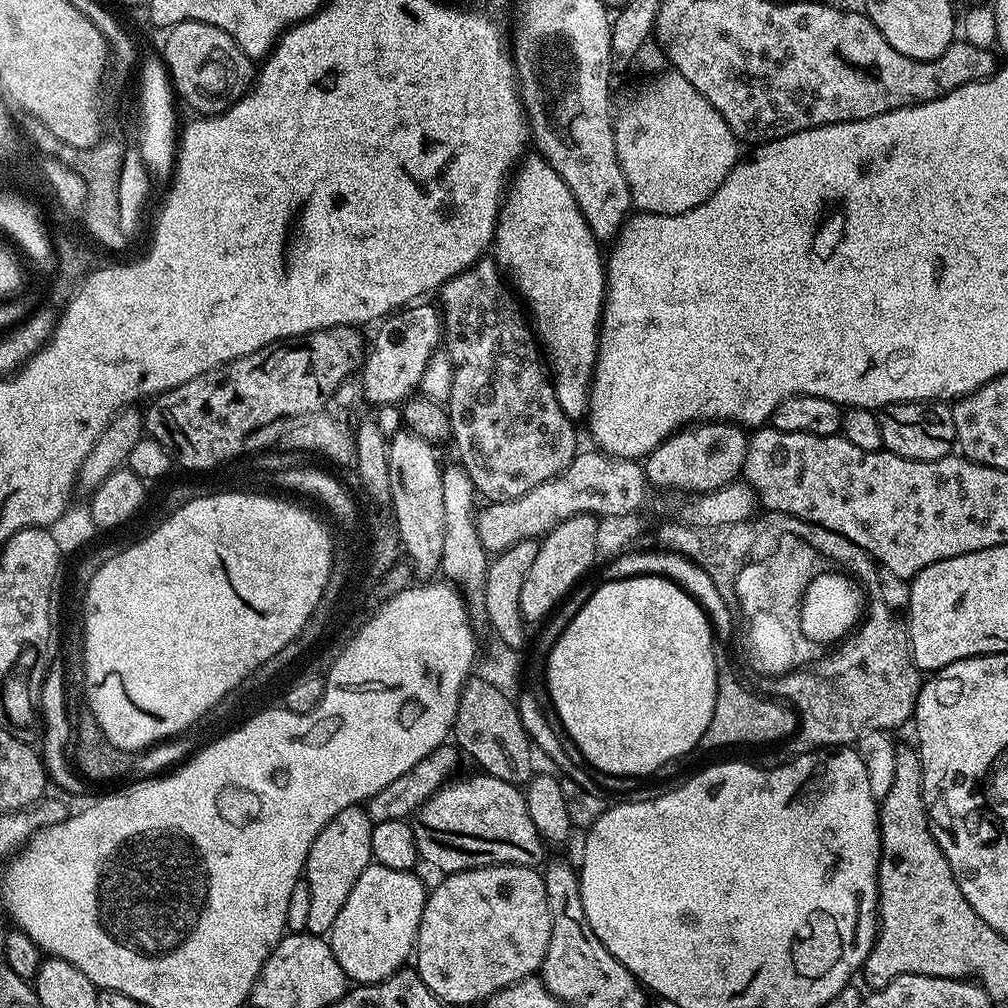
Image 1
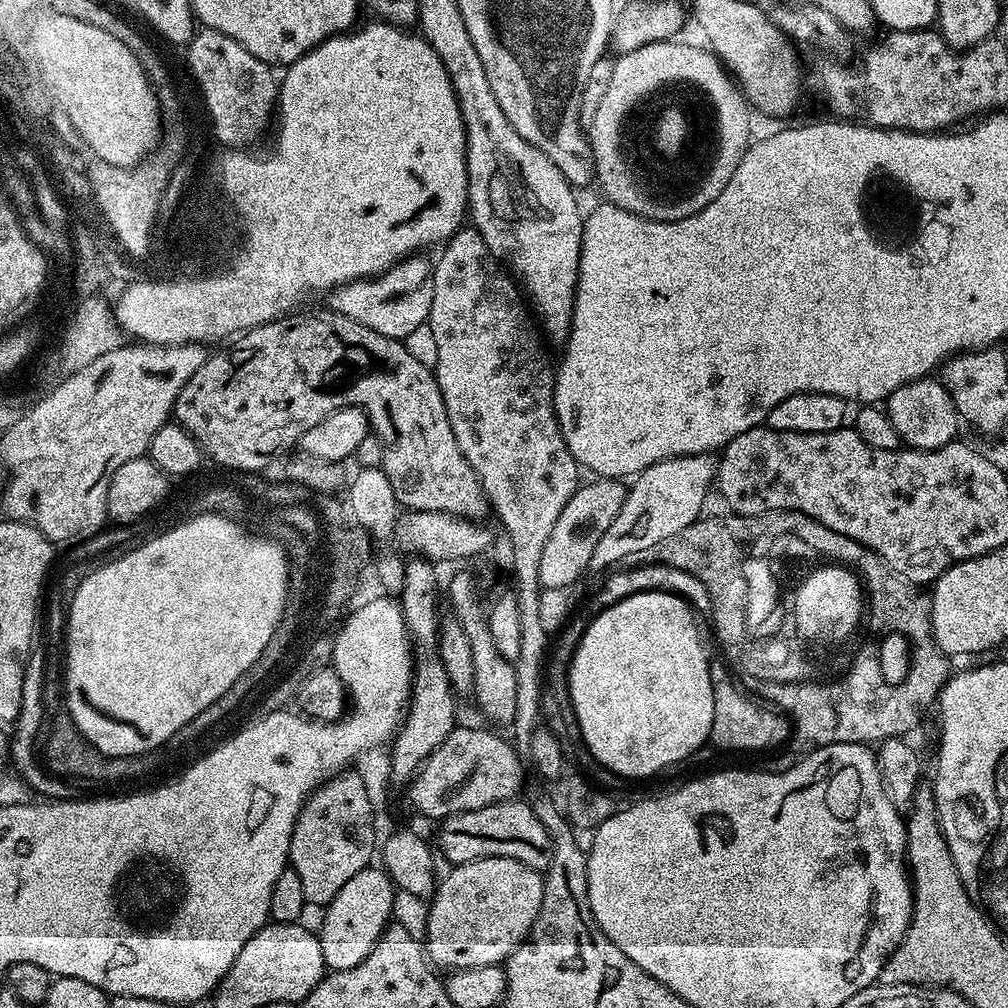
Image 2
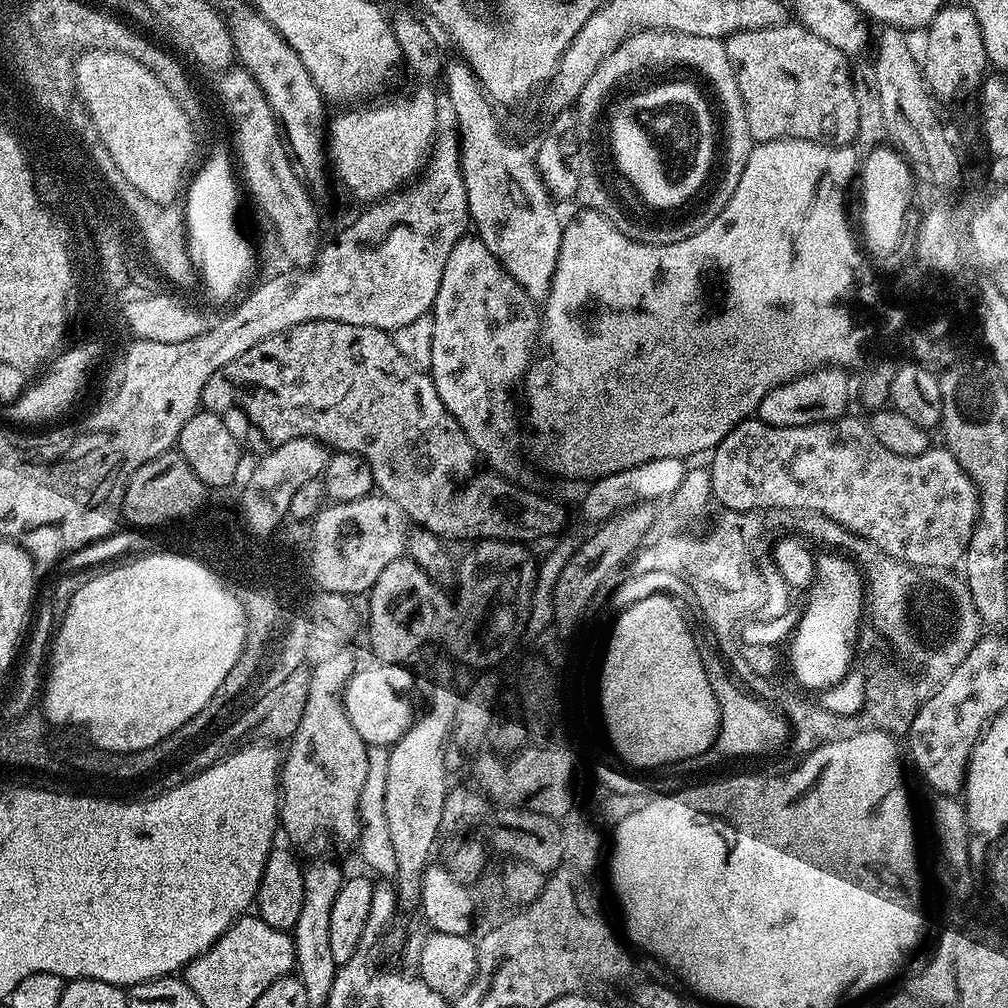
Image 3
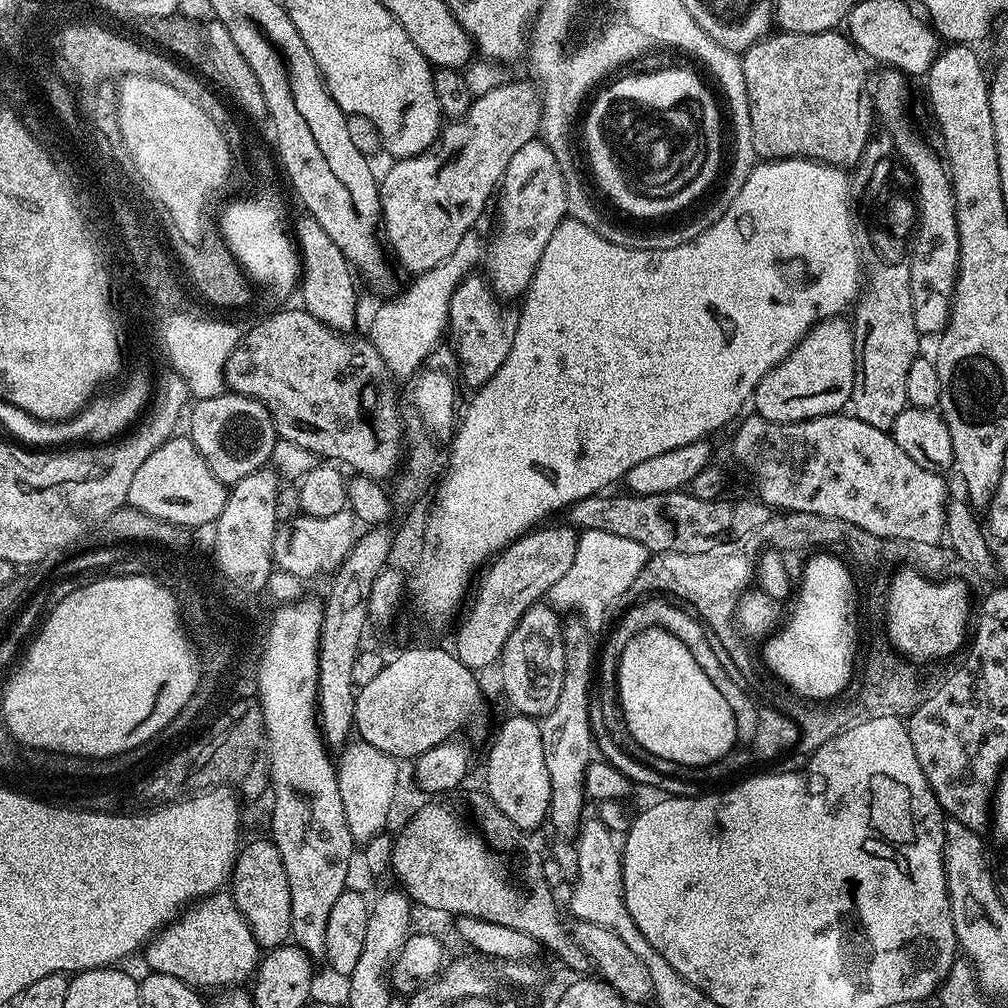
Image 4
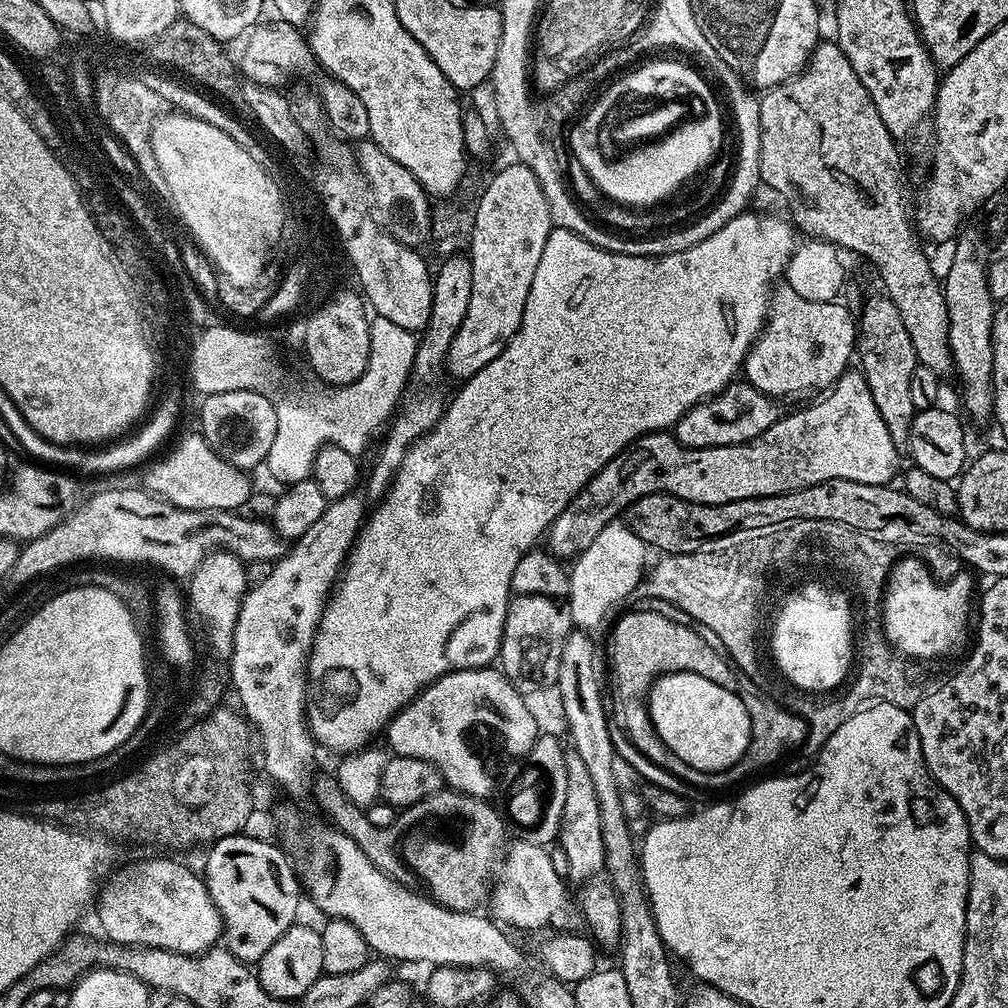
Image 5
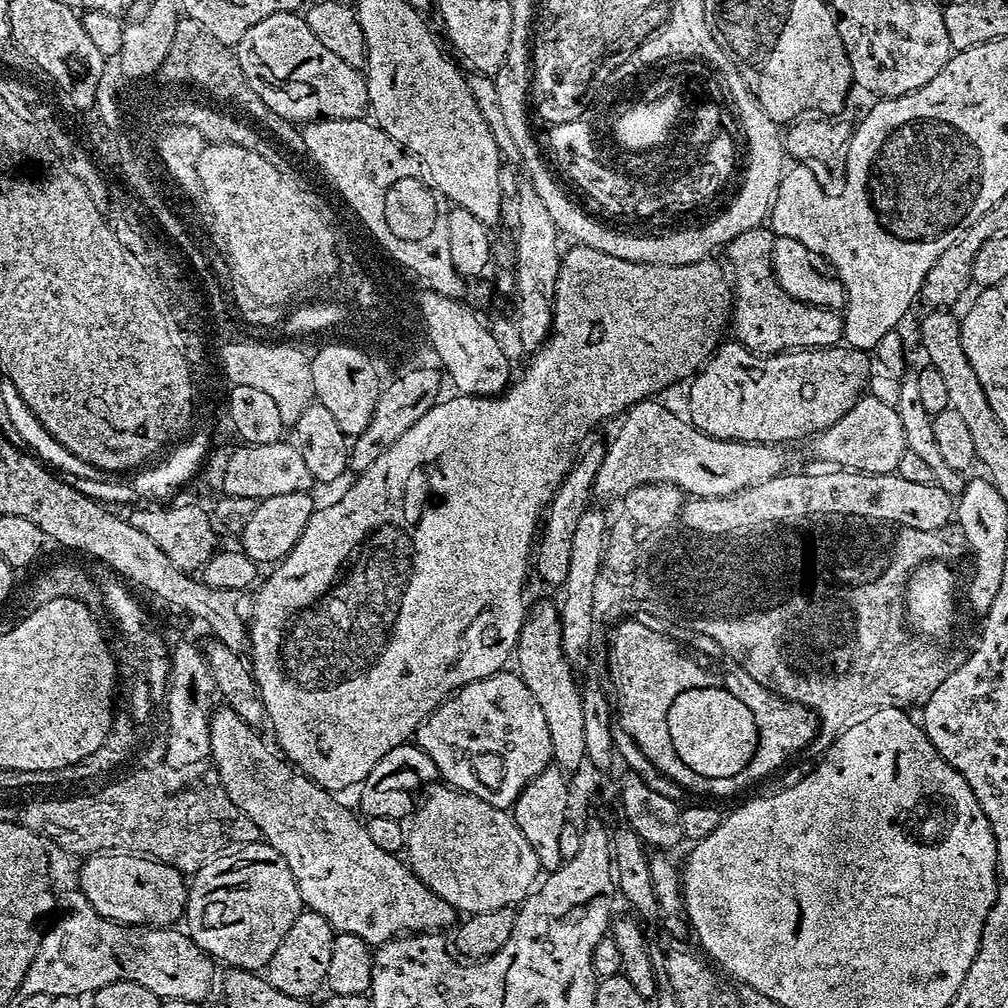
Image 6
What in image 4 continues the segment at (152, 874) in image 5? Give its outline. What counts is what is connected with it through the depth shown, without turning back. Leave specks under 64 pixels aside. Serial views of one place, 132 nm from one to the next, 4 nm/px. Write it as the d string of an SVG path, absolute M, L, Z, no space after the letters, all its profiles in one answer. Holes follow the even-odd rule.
M221 890L187 907L166 924L148 941L143 956L153 972L170 974L170 978L178 978L197 990L223 990L253 979L262 949L231 895Z

